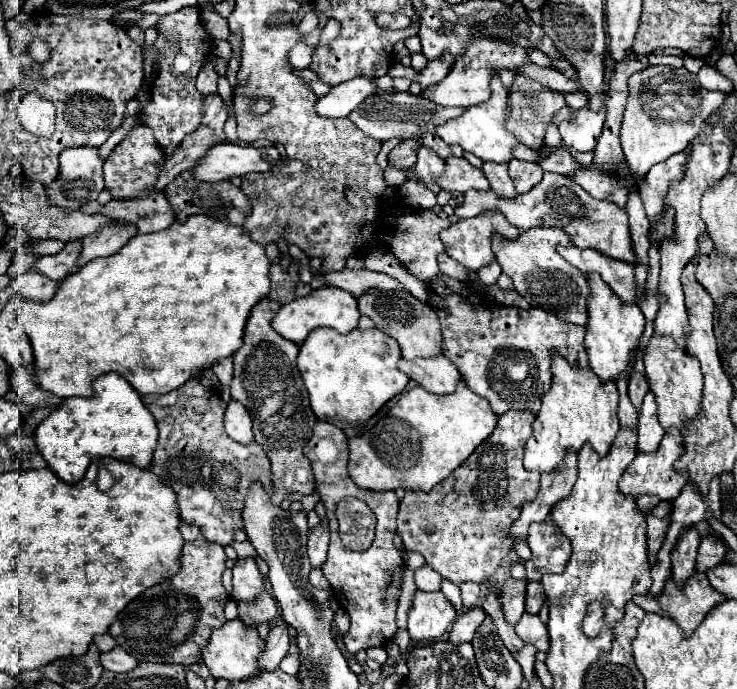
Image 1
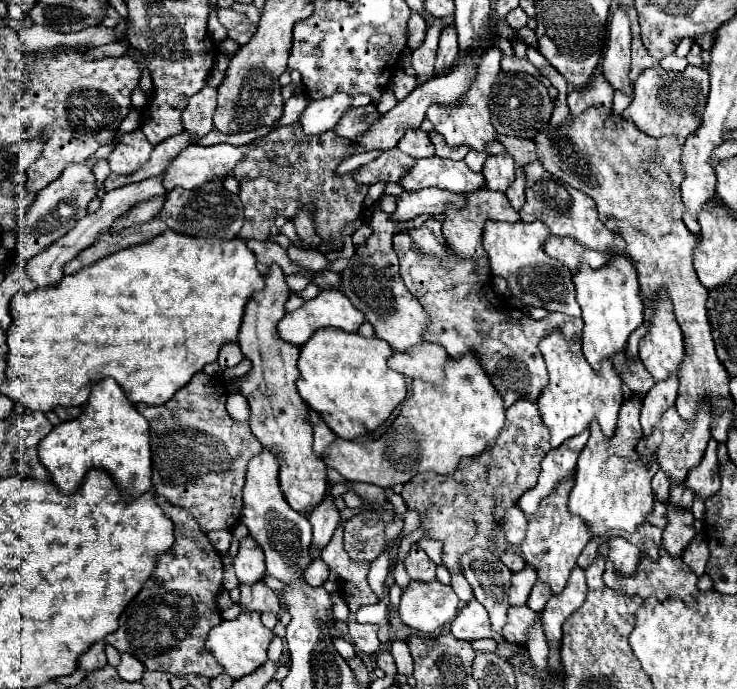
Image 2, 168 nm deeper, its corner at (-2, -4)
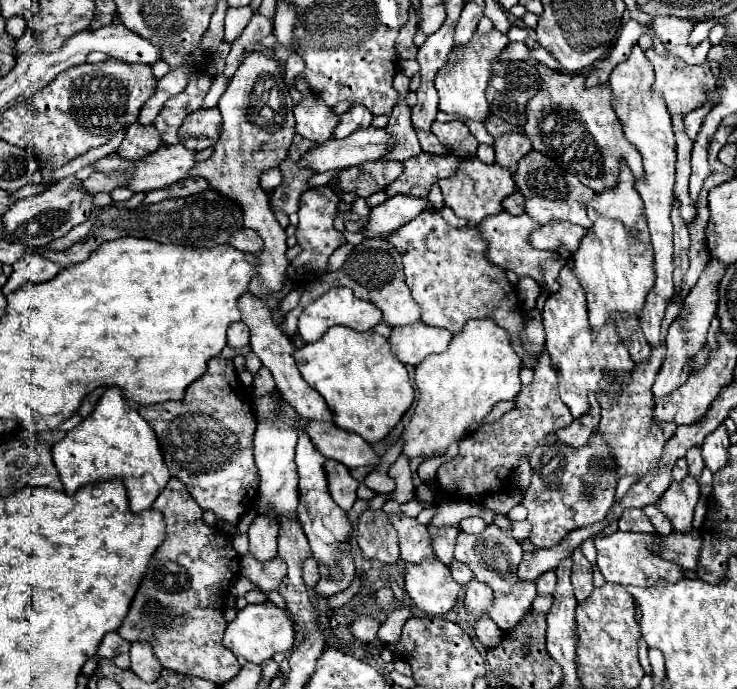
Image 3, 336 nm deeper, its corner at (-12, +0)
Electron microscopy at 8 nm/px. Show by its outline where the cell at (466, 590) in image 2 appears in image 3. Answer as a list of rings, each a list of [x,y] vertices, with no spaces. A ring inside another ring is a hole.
[[[456,559],[450,563],[450,573],[460,585],[466,585],[472,579],[472,571],[462,561],[456,561]]]

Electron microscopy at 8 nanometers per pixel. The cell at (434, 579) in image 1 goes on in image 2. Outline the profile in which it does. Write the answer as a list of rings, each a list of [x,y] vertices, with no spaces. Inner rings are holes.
[[[414,543],[414,549],[410,549],[404,565],[406,565],[408,575],[416,581],[436,579],[436,563],[430,561],[430,557],[426,557],[426,553],[422,553],[416,543]]]

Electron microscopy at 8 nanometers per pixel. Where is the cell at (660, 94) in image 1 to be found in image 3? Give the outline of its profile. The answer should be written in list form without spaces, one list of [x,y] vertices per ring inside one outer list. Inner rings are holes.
[[[648,49],[646,57],[652,63],[654,73],[656,73],[656,81],[654,81],[652,89],[654,89],[654,93],[662,95],[670,115],[682,115],[682,113],[694,111],[696,107],[702,105],[706,91],[712,91],[716,85],[716,75],[714,75],[712,63],[708,63],[708,61],[702,65],[688,65],[678,55],[672,55],[672,53],[660,55],[654,49]]]

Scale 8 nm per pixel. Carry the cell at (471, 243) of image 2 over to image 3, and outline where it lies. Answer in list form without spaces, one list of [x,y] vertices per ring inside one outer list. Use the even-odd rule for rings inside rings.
[[[476,155],[462,157],[456,173],[446,177],[446,179],[440,179],[438,183],[440,183],[442,195],[444,195],[444,205],[450,207],[454,211],[454,215],[468,219],[468,223],[472,223],[472,225],[478,225],[488,215],[500,213],[502,211],[502,199],[516,191],[510,169],[506,169],[498,163],[486,165]]]

